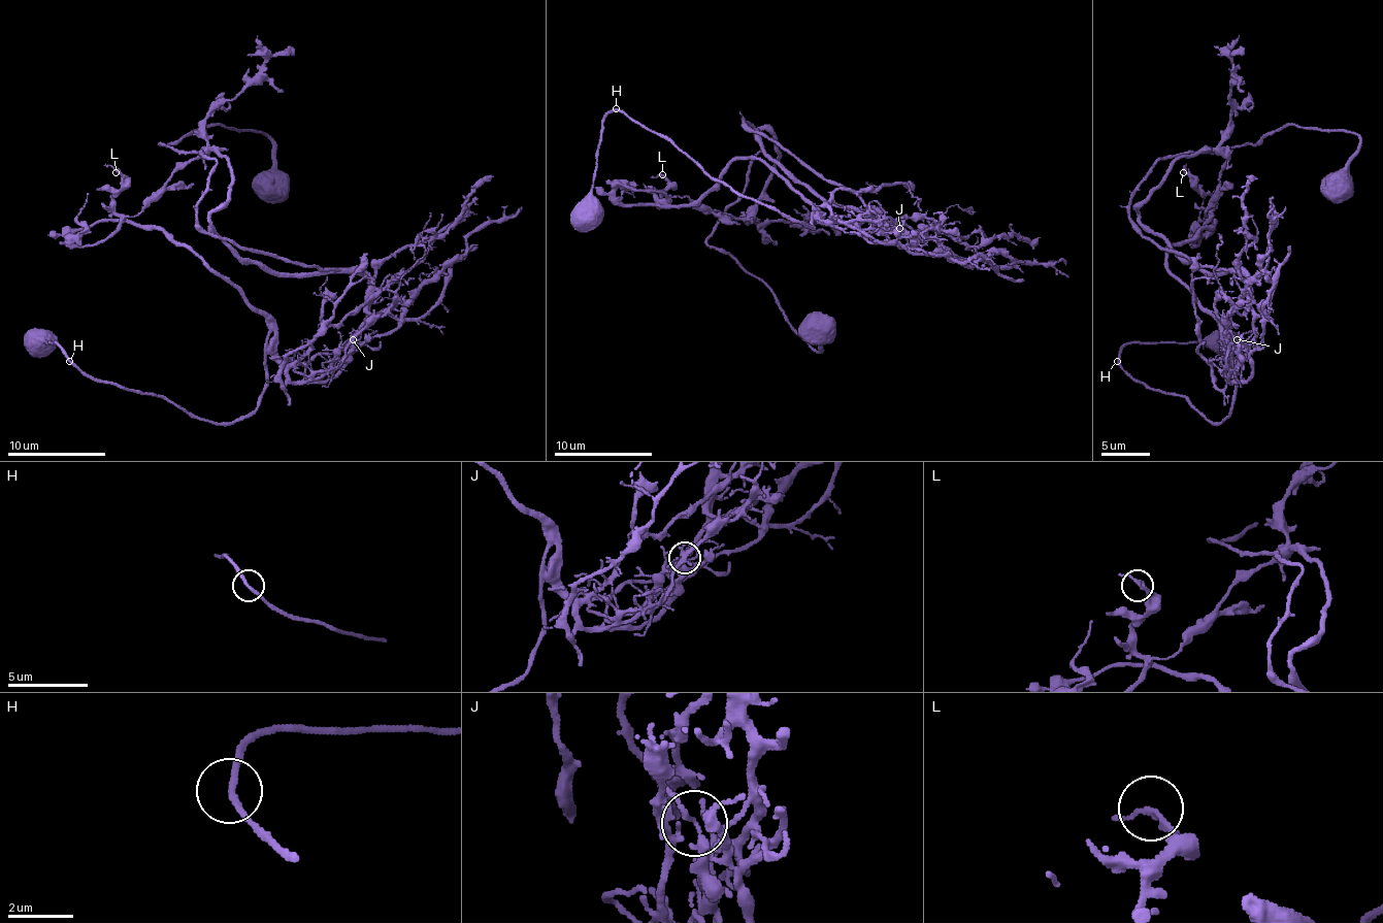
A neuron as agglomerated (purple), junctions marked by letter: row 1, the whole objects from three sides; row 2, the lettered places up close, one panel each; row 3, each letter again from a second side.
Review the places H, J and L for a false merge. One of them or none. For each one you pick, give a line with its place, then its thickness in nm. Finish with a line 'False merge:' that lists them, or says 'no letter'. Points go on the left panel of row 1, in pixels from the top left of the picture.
J: (353, 339) | 190 nm
False merge: J

